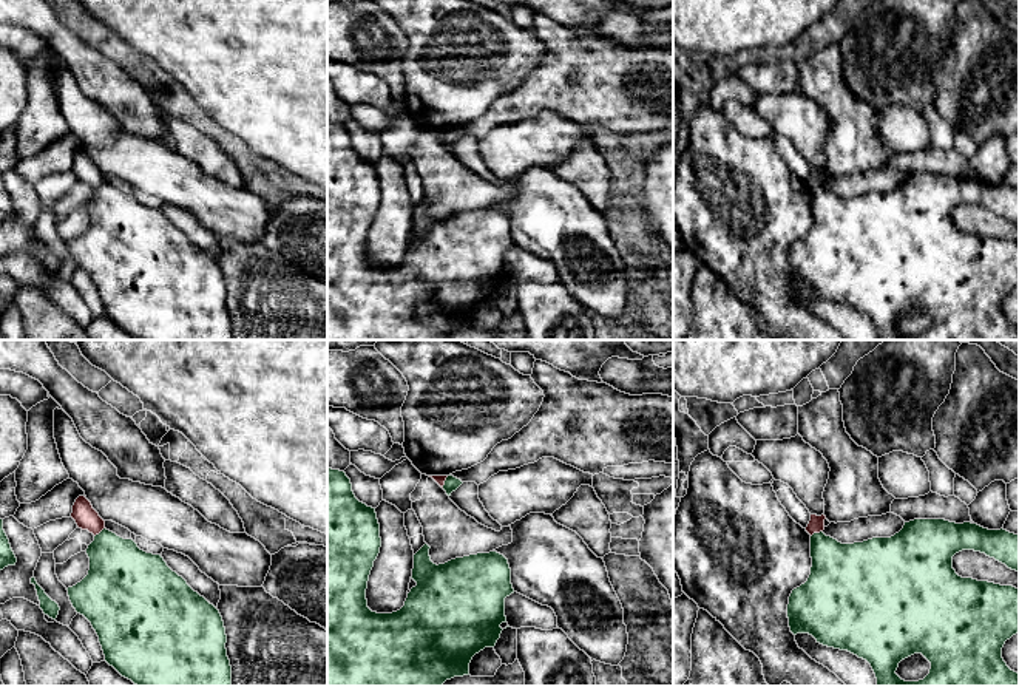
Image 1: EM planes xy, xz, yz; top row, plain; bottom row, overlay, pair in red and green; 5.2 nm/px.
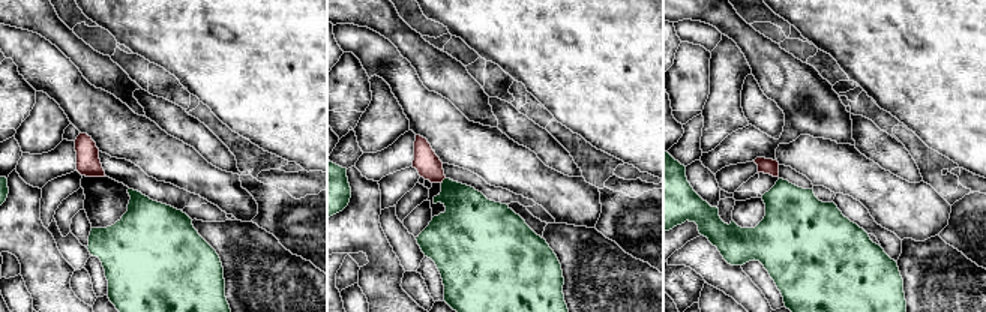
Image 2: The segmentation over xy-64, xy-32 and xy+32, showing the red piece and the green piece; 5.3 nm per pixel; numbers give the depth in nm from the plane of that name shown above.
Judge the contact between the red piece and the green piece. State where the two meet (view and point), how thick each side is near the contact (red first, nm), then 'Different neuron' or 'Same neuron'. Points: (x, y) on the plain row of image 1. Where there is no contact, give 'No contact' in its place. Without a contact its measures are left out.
Touches red at yz (815, 186). Thickness 80 nm (red) against 300 nm. Different neuron

